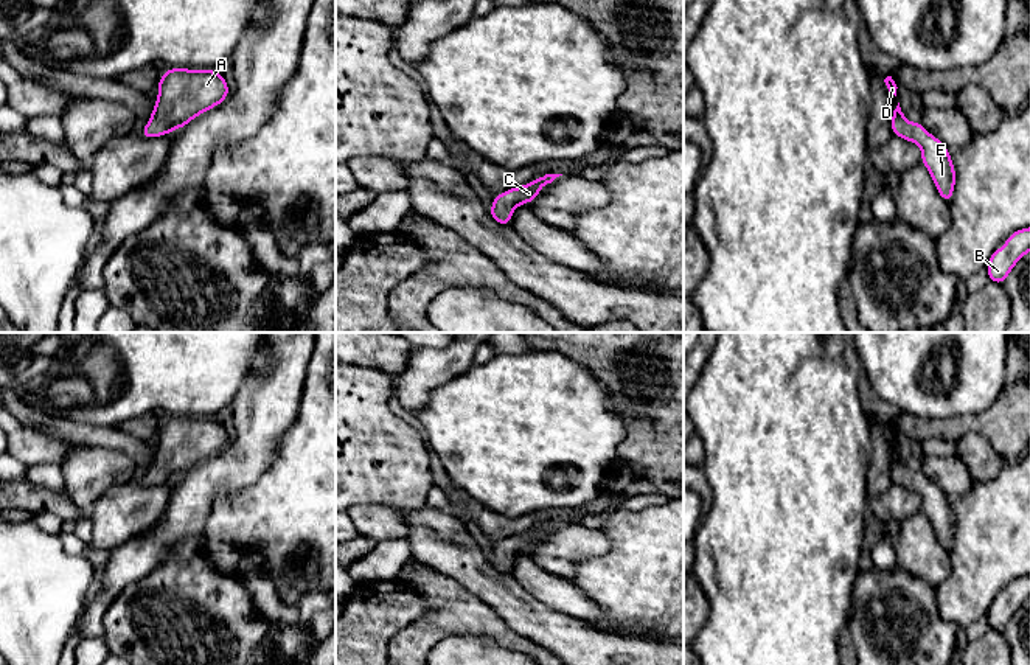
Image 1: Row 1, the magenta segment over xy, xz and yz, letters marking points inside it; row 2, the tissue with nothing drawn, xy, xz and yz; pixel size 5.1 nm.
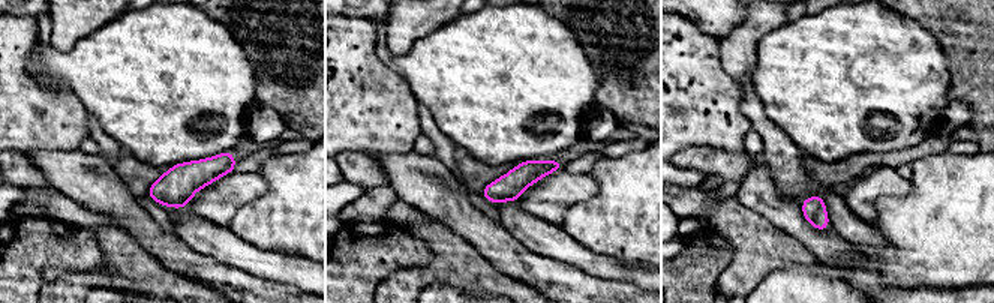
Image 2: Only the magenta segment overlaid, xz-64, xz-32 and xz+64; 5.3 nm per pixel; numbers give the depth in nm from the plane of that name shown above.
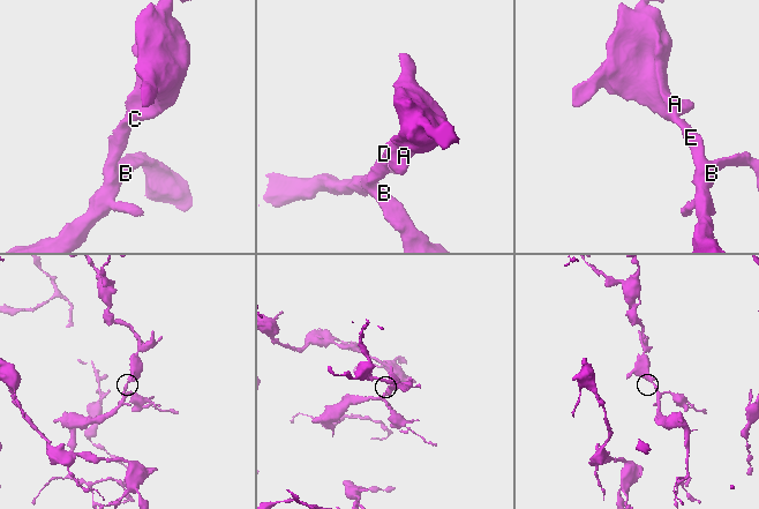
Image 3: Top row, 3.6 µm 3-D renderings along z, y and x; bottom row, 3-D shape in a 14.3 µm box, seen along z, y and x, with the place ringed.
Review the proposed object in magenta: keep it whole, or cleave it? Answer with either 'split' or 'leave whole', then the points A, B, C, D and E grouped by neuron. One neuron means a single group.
leave whole | A B C D E

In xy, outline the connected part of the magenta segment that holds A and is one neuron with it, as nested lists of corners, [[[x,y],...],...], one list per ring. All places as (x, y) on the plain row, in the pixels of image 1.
[[[165,418],[158,429],[158,446],[141,485],[155,486],[185,475],[197,463],[221,452],[230,441],[216,418]]]

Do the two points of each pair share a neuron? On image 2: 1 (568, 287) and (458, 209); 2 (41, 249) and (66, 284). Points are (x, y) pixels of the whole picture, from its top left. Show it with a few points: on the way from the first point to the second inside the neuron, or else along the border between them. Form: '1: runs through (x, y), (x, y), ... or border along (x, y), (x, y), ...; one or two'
1: runs through (541, 272), (511, 258), (485, 234); one
2: border along (95, 269), (68, 270), (42, 287); two

